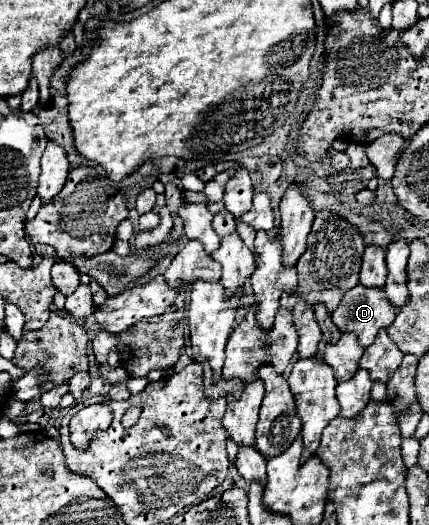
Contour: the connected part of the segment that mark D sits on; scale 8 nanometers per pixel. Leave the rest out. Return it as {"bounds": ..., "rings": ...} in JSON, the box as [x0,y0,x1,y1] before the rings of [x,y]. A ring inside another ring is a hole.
{"bounds":[331,284,397,348],"rings":[[[359,284],[343,296],[341,304],[331,314],[331,320],[339,332],[357,334],[361,346],[367,348],[373,344],[381,328],[389,328],[393,324],[395,314],[397,310],[385,298],[385,292]]]}

